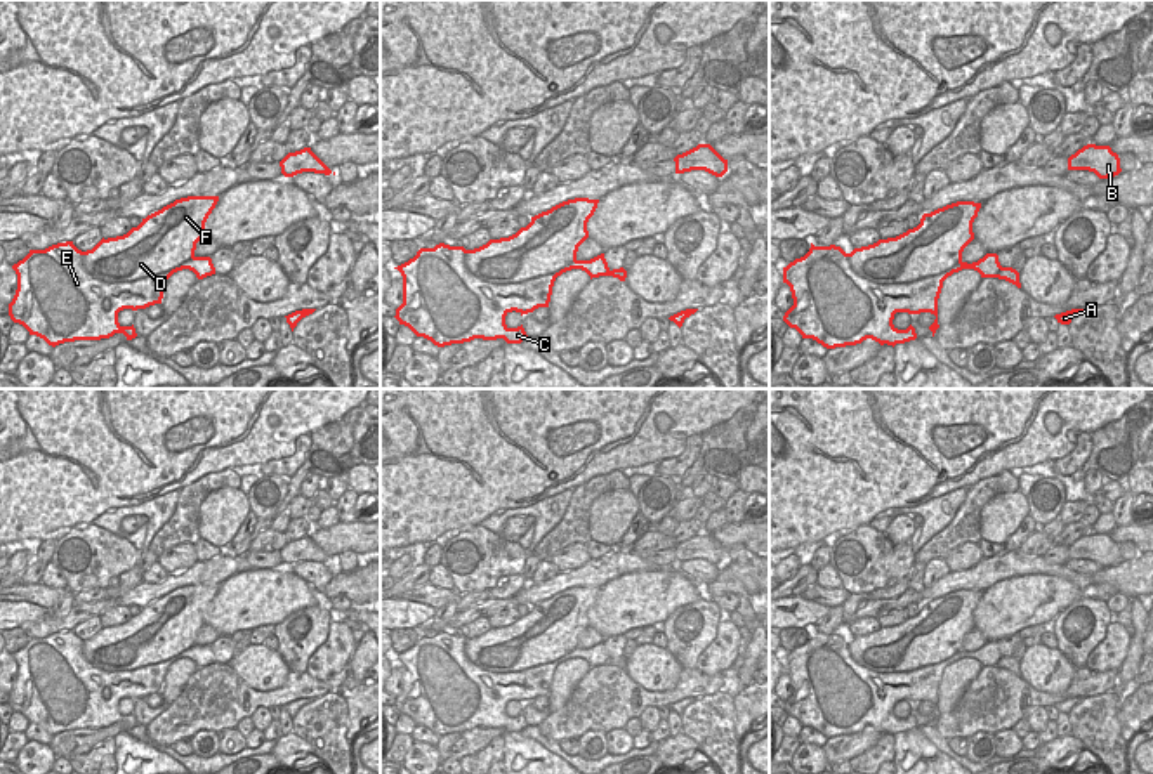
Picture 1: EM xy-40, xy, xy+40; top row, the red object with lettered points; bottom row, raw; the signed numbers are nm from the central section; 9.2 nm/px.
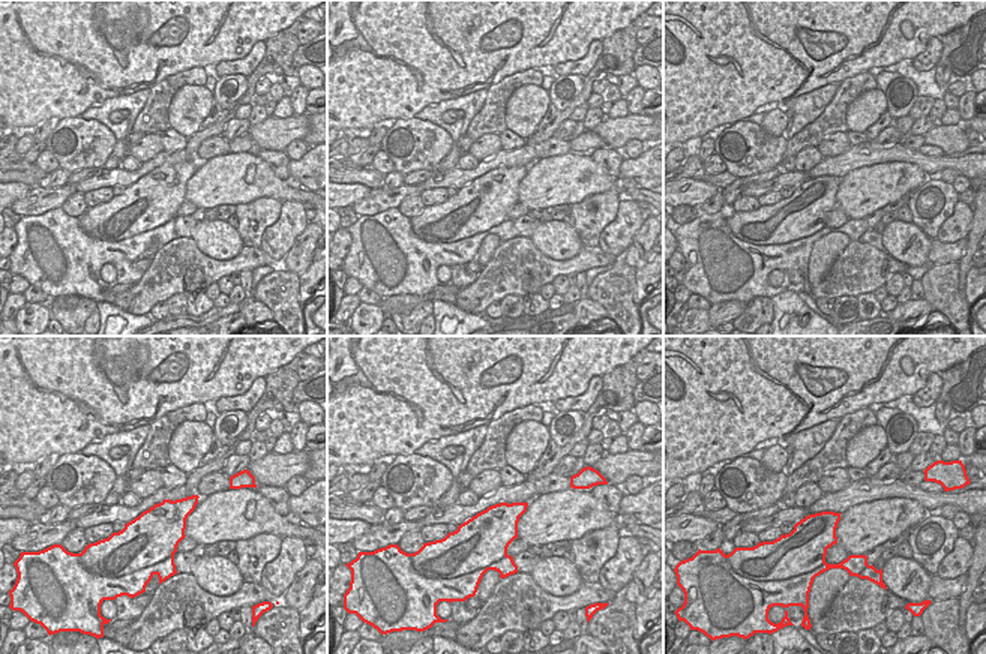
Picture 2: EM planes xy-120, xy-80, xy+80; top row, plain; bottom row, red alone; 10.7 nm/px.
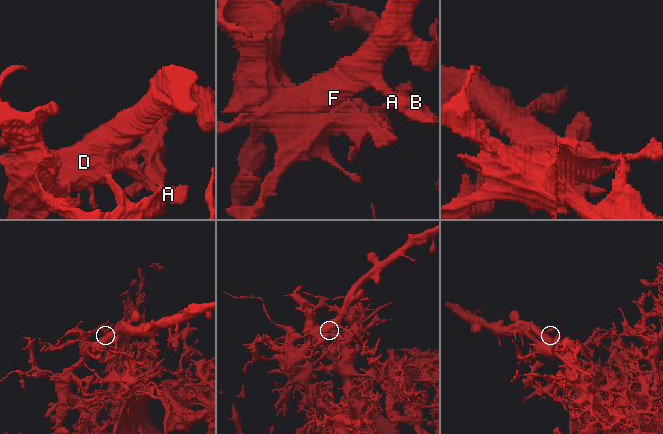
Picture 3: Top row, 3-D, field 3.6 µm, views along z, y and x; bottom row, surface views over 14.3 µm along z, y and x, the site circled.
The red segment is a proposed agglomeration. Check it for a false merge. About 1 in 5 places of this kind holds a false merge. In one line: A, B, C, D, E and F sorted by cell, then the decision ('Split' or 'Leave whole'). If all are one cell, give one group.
Groups: A C E / B D F. Split

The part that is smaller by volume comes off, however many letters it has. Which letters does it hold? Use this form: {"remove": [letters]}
{"remove": ["B", "D", "F"]}

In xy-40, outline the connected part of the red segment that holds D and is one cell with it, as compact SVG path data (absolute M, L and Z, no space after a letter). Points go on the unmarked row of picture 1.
M188 585L175 588L161 599L148 604L137 616L132 616L127 623L101 628L94 637L104 637L108 649L120 647L120 665L132 670L163 663L194 646L196 632L205 625L205 611L215 597L219 585Z

